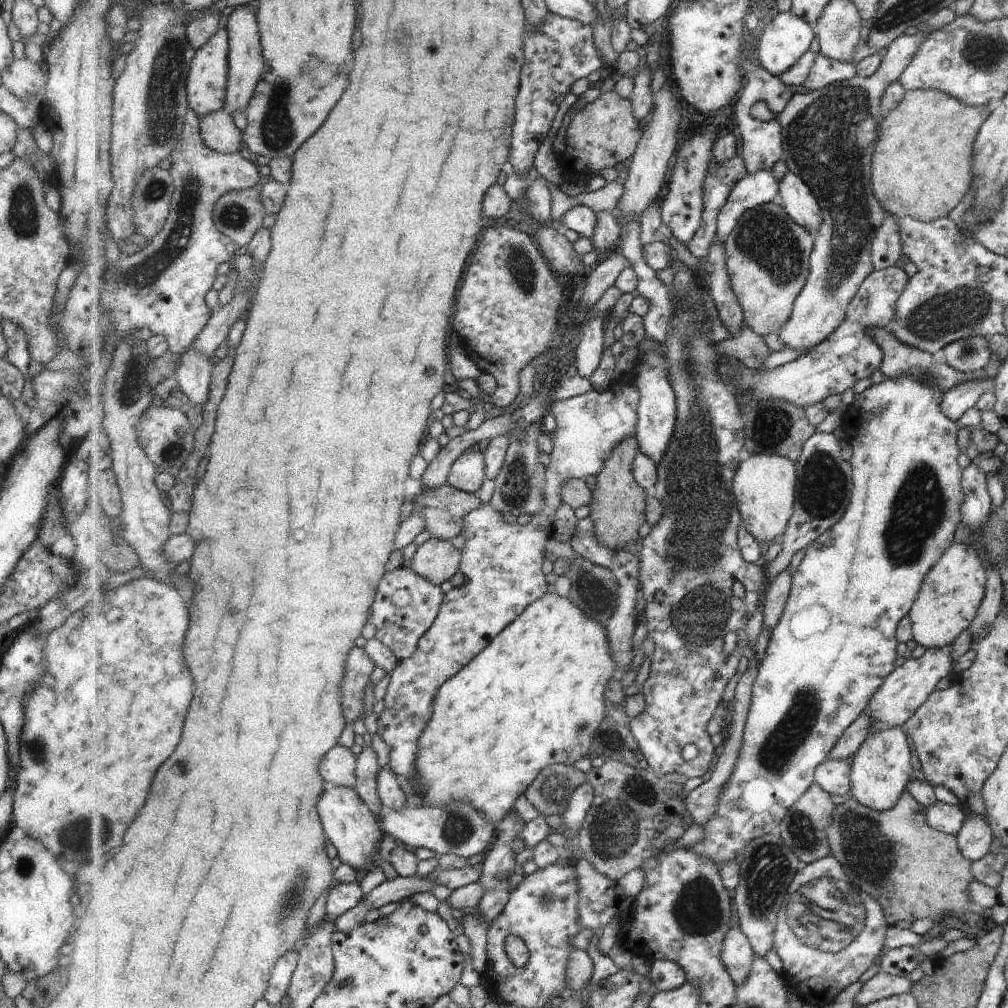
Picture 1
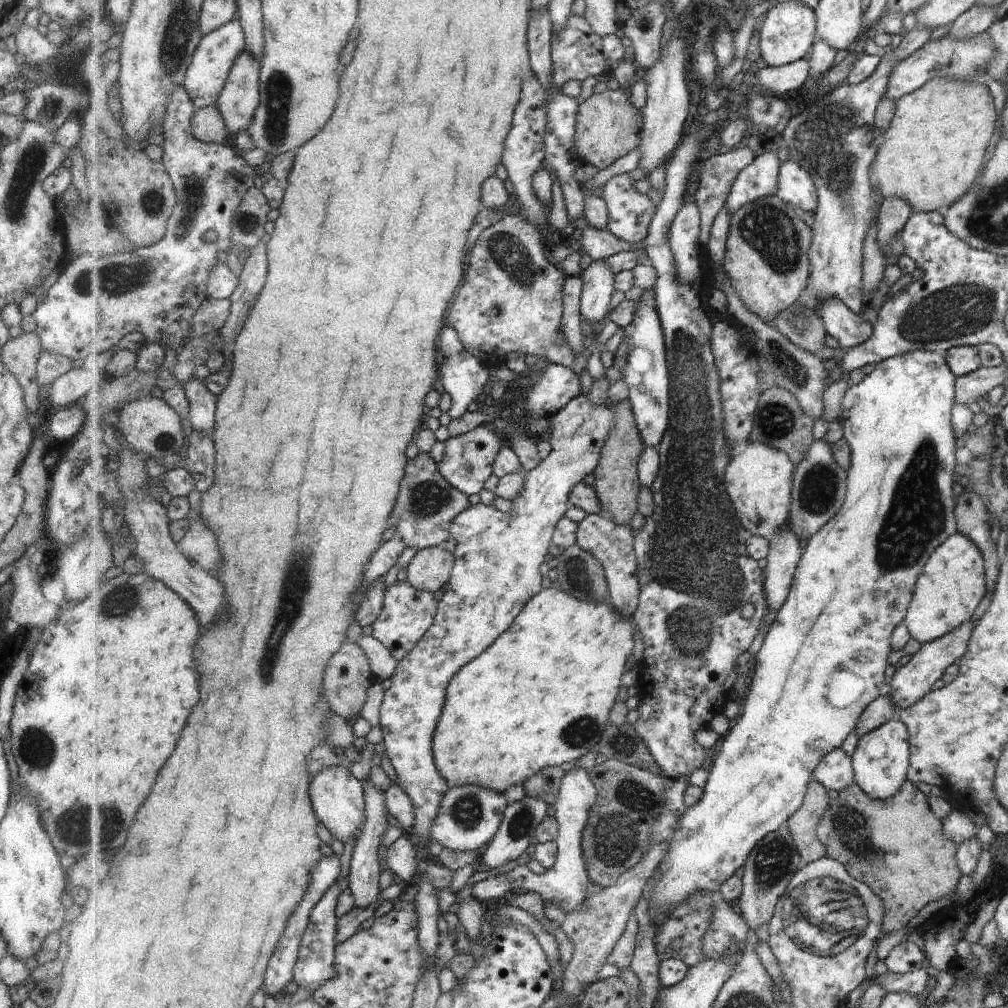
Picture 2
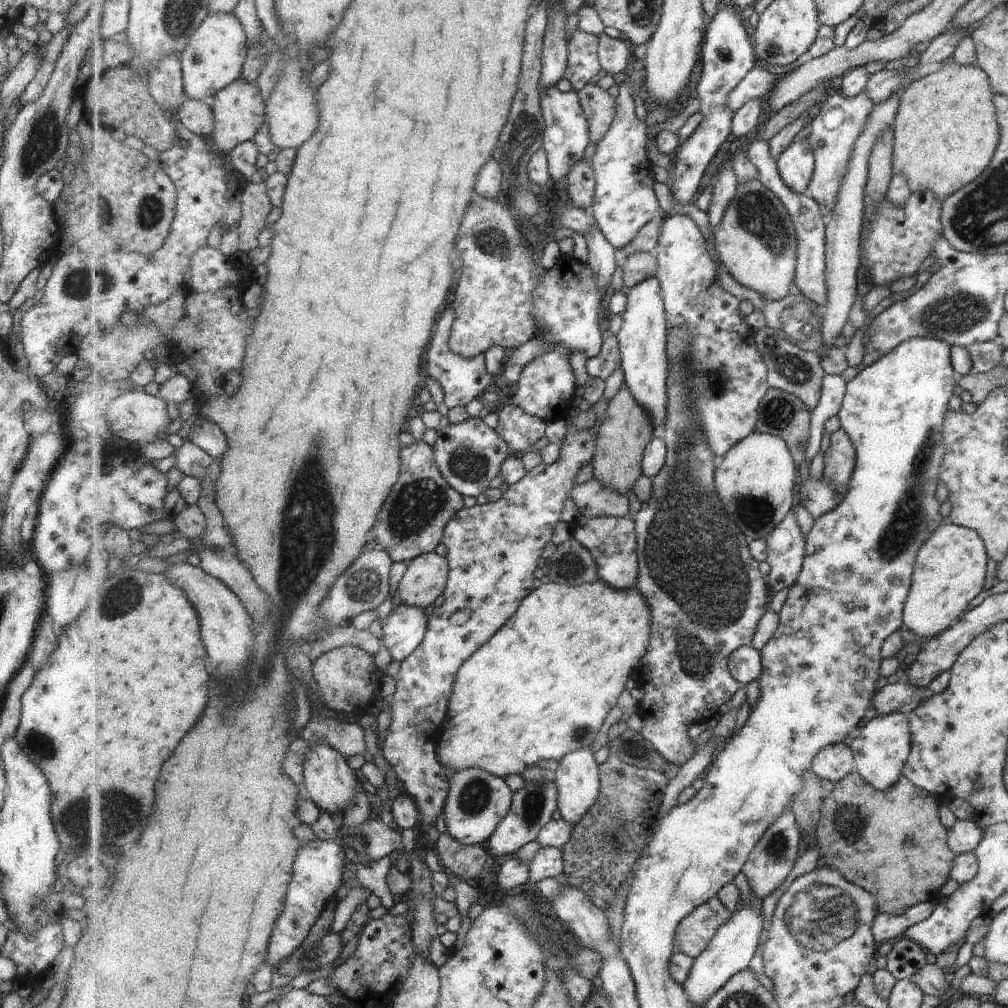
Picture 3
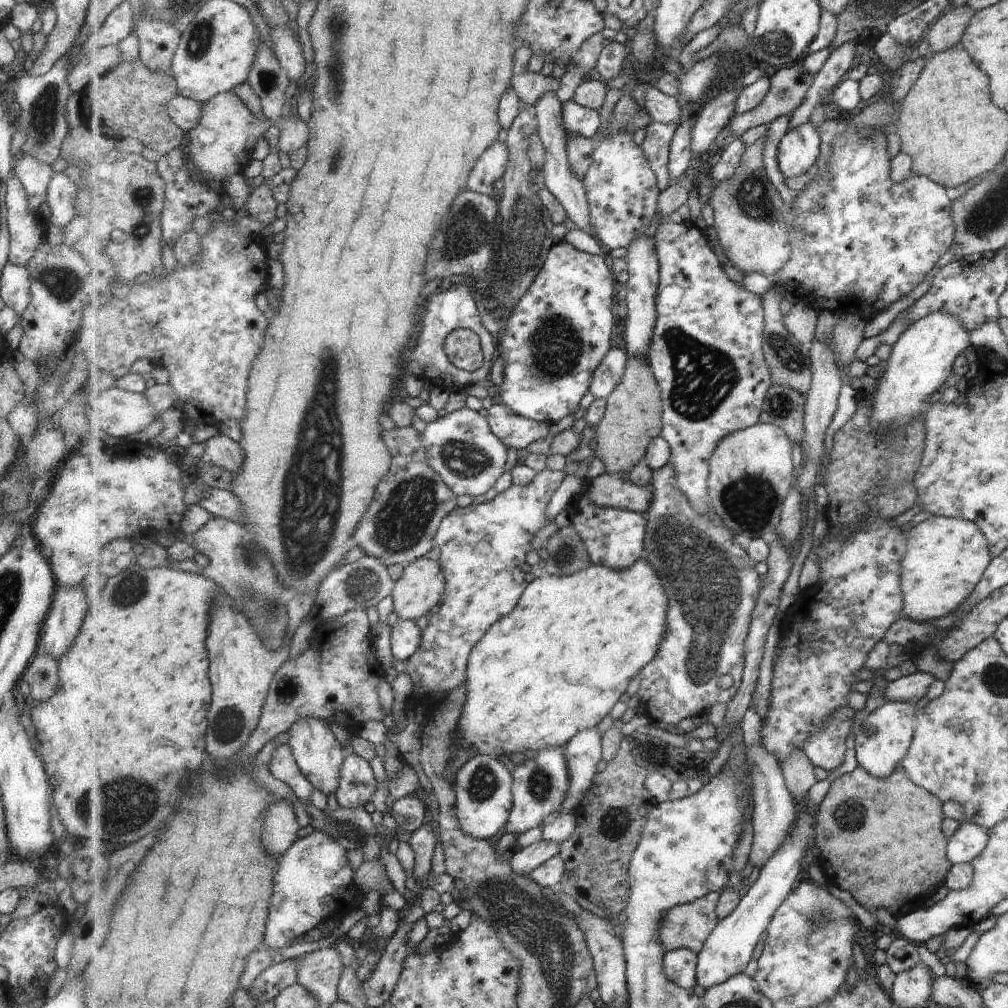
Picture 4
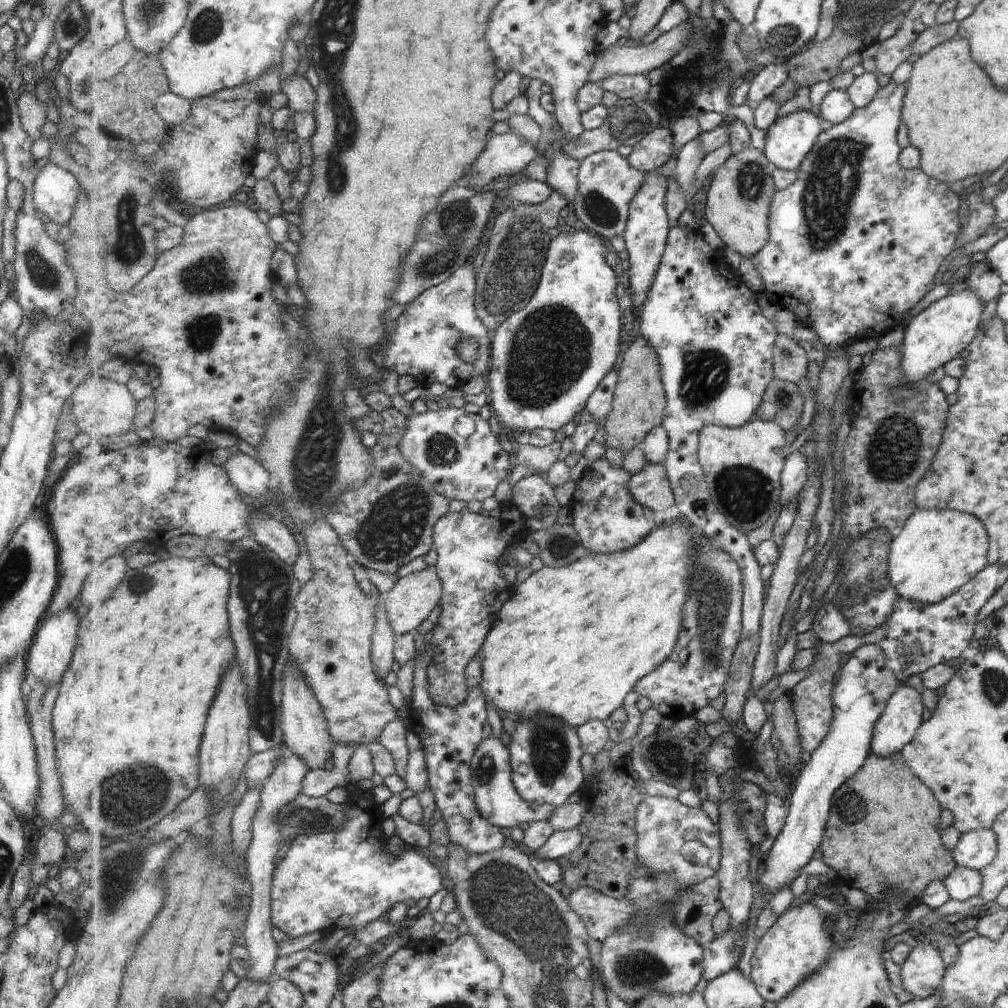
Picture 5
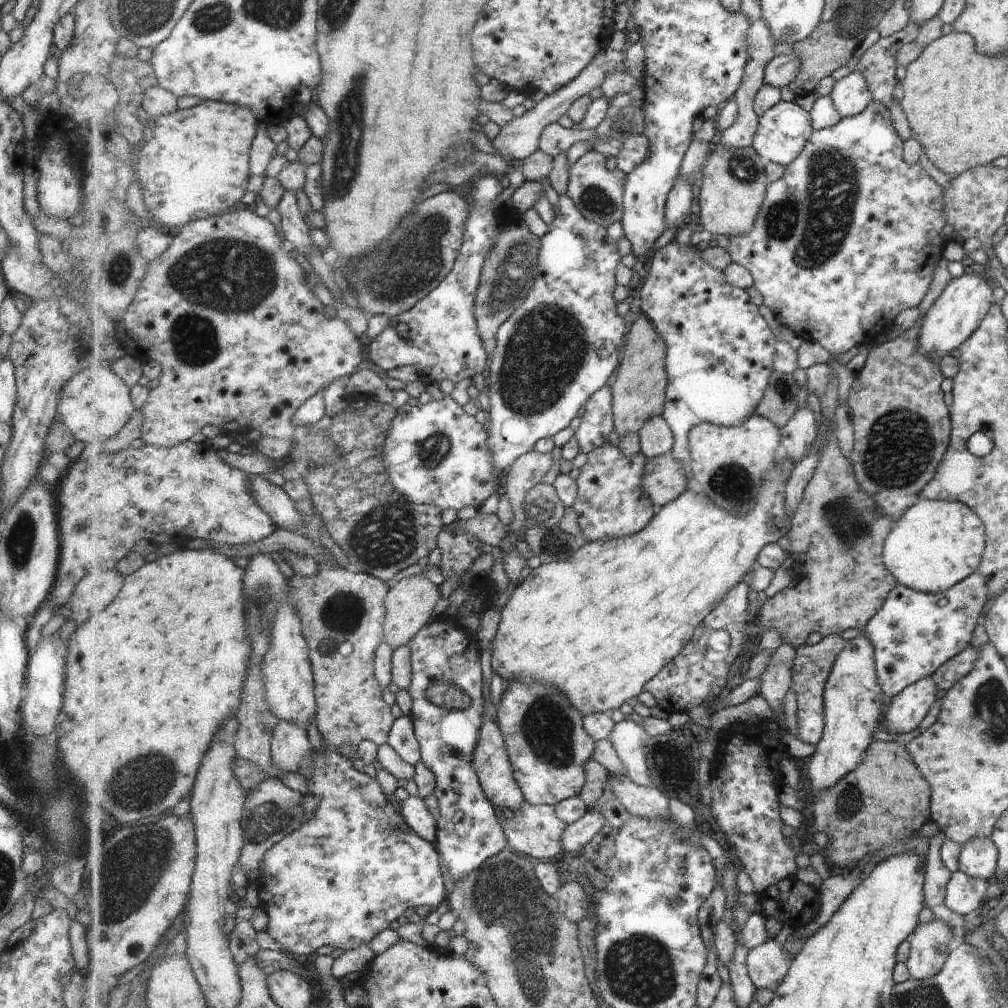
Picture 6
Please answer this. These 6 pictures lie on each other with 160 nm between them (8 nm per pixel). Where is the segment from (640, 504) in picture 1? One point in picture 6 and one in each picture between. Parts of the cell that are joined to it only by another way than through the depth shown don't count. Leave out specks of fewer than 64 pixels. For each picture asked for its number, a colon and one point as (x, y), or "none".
2: (618, 483)
3: (626, 432)
4: (633, 419)
5: (640, 402)
6: (639, 392)

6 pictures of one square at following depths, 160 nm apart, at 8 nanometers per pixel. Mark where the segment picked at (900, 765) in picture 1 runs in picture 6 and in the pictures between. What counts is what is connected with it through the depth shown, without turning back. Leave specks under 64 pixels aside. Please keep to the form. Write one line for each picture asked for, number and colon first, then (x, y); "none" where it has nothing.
2: (880, 760)
3: (881, 751)
4: (882, 741)
5: (904, 713)
6: (905, 712)

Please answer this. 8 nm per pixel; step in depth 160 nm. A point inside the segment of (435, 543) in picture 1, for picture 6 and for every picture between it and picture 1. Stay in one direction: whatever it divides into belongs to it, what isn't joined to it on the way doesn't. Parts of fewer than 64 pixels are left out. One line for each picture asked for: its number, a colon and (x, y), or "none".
2: (429, 570)
3: (427, 577)
4: (419, 591)
5: (413, 597)
6: (410, 603)

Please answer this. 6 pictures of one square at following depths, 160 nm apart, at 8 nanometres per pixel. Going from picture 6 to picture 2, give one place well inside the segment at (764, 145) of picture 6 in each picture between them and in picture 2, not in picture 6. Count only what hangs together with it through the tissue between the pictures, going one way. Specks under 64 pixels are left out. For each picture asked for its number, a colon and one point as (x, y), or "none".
2: (797, 187)
3: (797, 164)
4: (798, 152)
5: (791, 139)

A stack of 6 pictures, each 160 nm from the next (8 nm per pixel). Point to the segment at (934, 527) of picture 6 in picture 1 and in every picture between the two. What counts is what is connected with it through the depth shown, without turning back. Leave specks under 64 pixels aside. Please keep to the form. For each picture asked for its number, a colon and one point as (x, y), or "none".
1: (950, 593)
2: (951, 585)
3: (951, 566)
4: (946, 556)
5: (938, 550)

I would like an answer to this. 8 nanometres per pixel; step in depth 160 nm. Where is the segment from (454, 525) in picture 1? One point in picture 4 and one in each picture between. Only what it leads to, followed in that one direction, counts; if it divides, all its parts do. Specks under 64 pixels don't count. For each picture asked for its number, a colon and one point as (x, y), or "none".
2: (428, 504)
3: (412, 524)
4: (414, 498)

